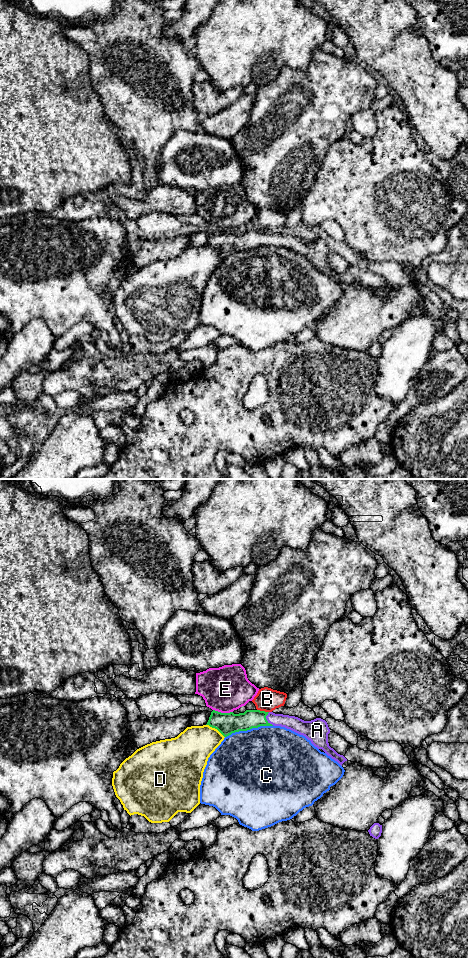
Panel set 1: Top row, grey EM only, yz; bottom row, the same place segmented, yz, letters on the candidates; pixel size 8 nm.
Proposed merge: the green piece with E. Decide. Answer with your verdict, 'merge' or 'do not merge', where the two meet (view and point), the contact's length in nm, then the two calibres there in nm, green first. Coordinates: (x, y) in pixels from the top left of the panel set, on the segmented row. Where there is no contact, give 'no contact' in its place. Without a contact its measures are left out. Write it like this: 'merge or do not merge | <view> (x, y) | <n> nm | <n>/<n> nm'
do not merge | yz (223, 713) | 160 nm | 180/360 nm

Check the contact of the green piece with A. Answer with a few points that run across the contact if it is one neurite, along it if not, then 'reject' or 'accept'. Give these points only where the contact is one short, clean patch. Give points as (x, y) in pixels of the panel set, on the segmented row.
yz (249, 719), (266, 719), (285, 720), (293, 723) | accept

